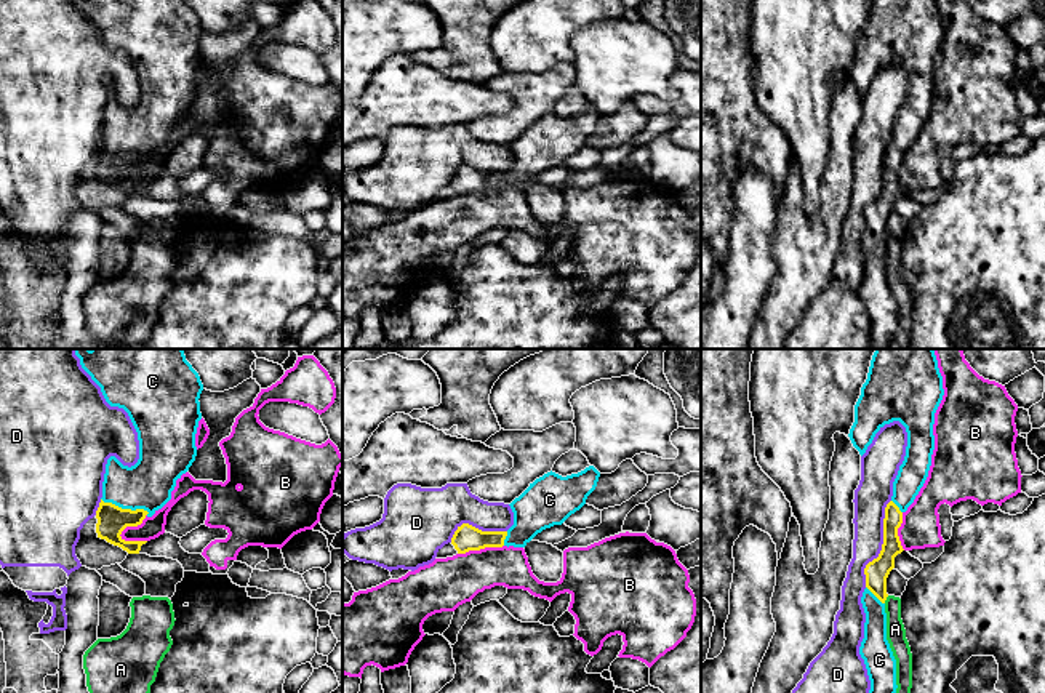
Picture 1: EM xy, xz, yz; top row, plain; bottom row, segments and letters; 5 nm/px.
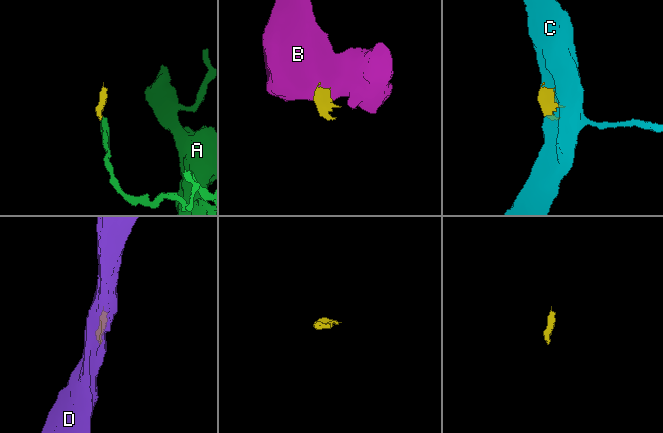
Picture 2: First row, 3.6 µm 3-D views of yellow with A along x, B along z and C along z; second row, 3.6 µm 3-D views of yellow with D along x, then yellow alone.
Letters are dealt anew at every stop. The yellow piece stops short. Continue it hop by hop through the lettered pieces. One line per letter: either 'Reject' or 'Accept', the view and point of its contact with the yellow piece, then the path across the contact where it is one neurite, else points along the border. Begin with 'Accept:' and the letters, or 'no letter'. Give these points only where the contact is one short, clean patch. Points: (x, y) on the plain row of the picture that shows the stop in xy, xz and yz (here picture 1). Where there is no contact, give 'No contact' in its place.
Accept: C
A: Reject. Touches yellow at yz (885, 240). Boundary: yz (888, 237), (884, 244)
B: Reject. Touches yellow at xy (132, 167). Boundary: xy (146, 156), (140, 165), (128, 167), (120, 180)
C: Accept. Touches yellow at xy (125, 151)
D: Reject. Touches yellow at yz (882, 186)

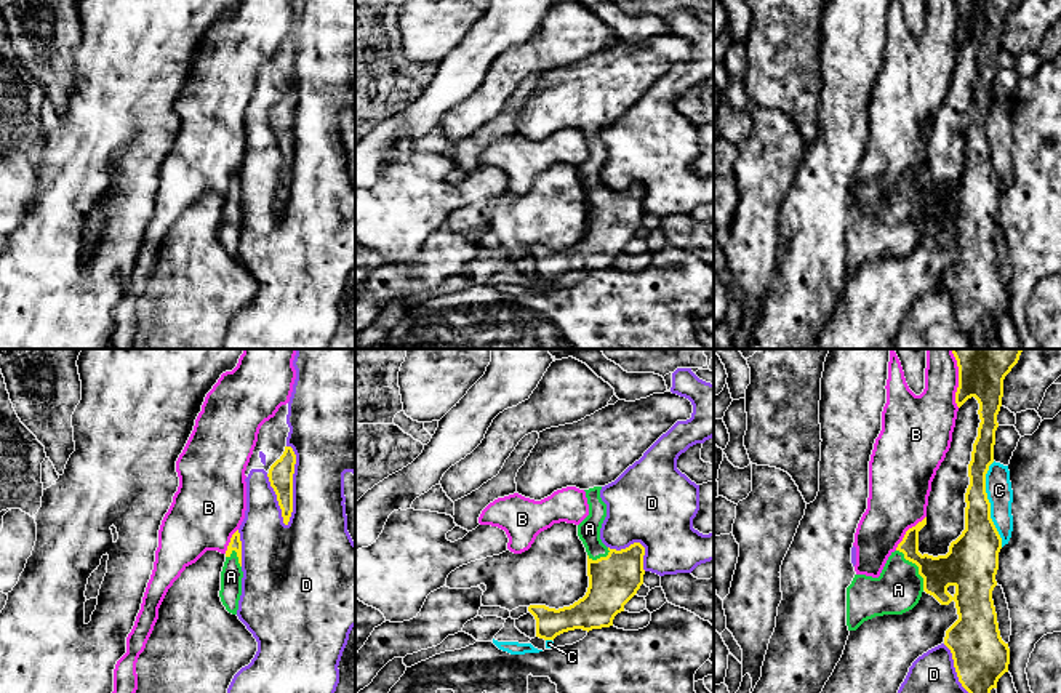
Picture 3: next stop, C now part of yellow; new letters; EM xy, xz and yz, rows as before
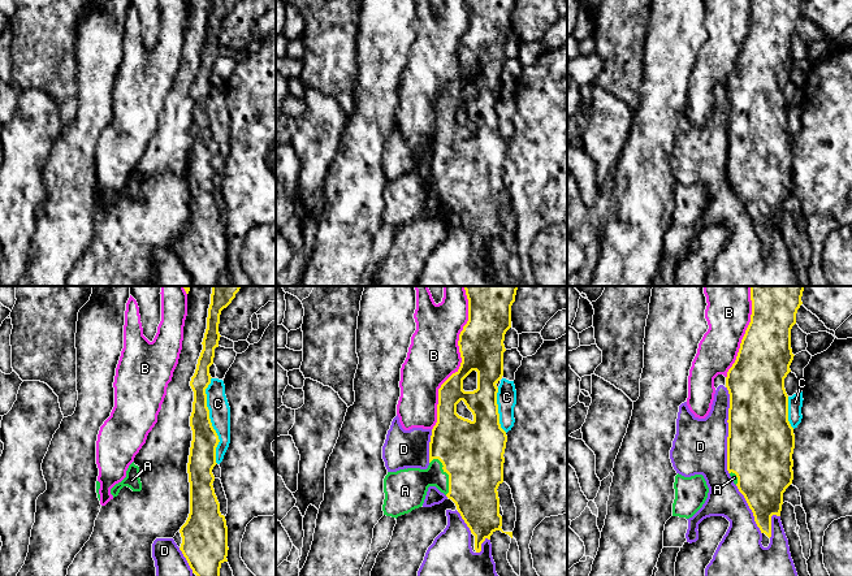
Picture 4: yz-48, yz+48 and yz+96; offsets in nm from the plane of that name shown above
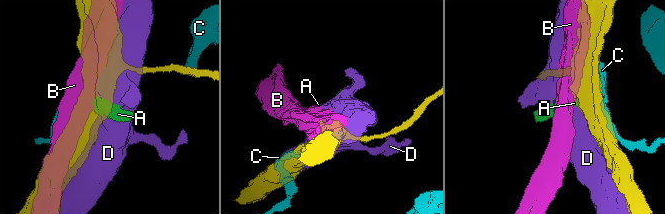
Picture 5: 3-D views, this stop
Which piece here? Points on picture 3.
Accept: A
A: Accept. Touches yellow at yz (917, 207). Path across: yz (967, 207), (917, 207), (901, 223), (898, 231)
B: Reject. Touches yellow at yz (959, 24)
C: Reject. Touches yellow at yz (989, 146)
D: Reject. Touches yellow at xy (292, 127)

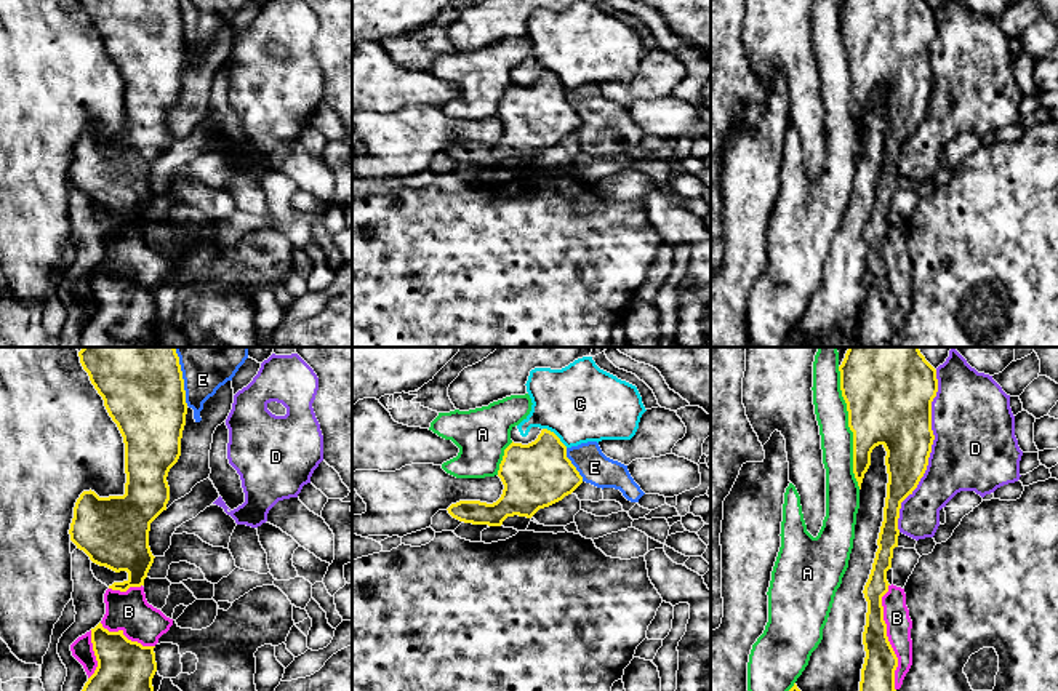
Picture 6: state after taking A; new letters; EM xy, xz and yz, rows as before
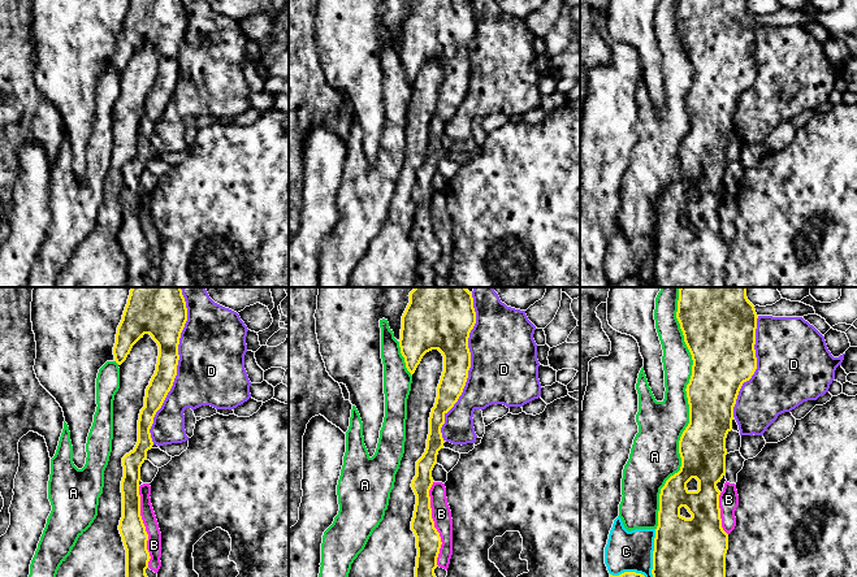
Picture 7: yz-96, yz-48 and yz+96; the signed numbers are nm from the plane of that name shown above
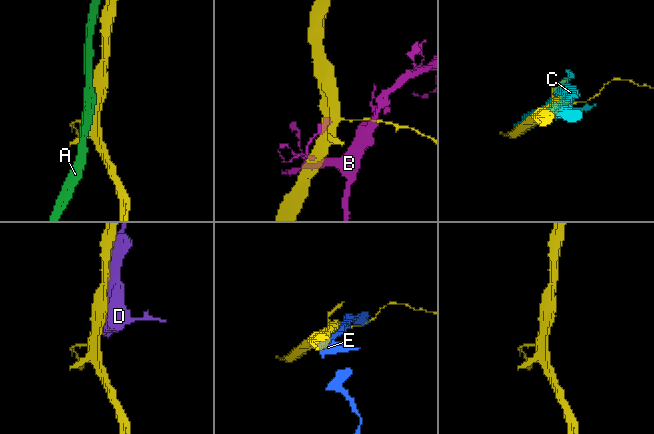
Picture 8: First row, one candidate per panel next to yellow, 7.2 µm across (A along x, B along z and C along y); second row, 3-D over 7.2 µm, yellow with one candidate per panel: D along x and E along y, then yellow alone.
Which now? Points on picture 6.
Accept: no letter
A: Reject. Touches yellow at yz (849, 67)
B: Reject. Touches yellow at yz (887, 279)
C: Reject. Touches yellow at xz (556, 77)
D: Reject. Touches yellow at yz (930, 93)
E: Reject. Touches yellow at xy (183, 24)

